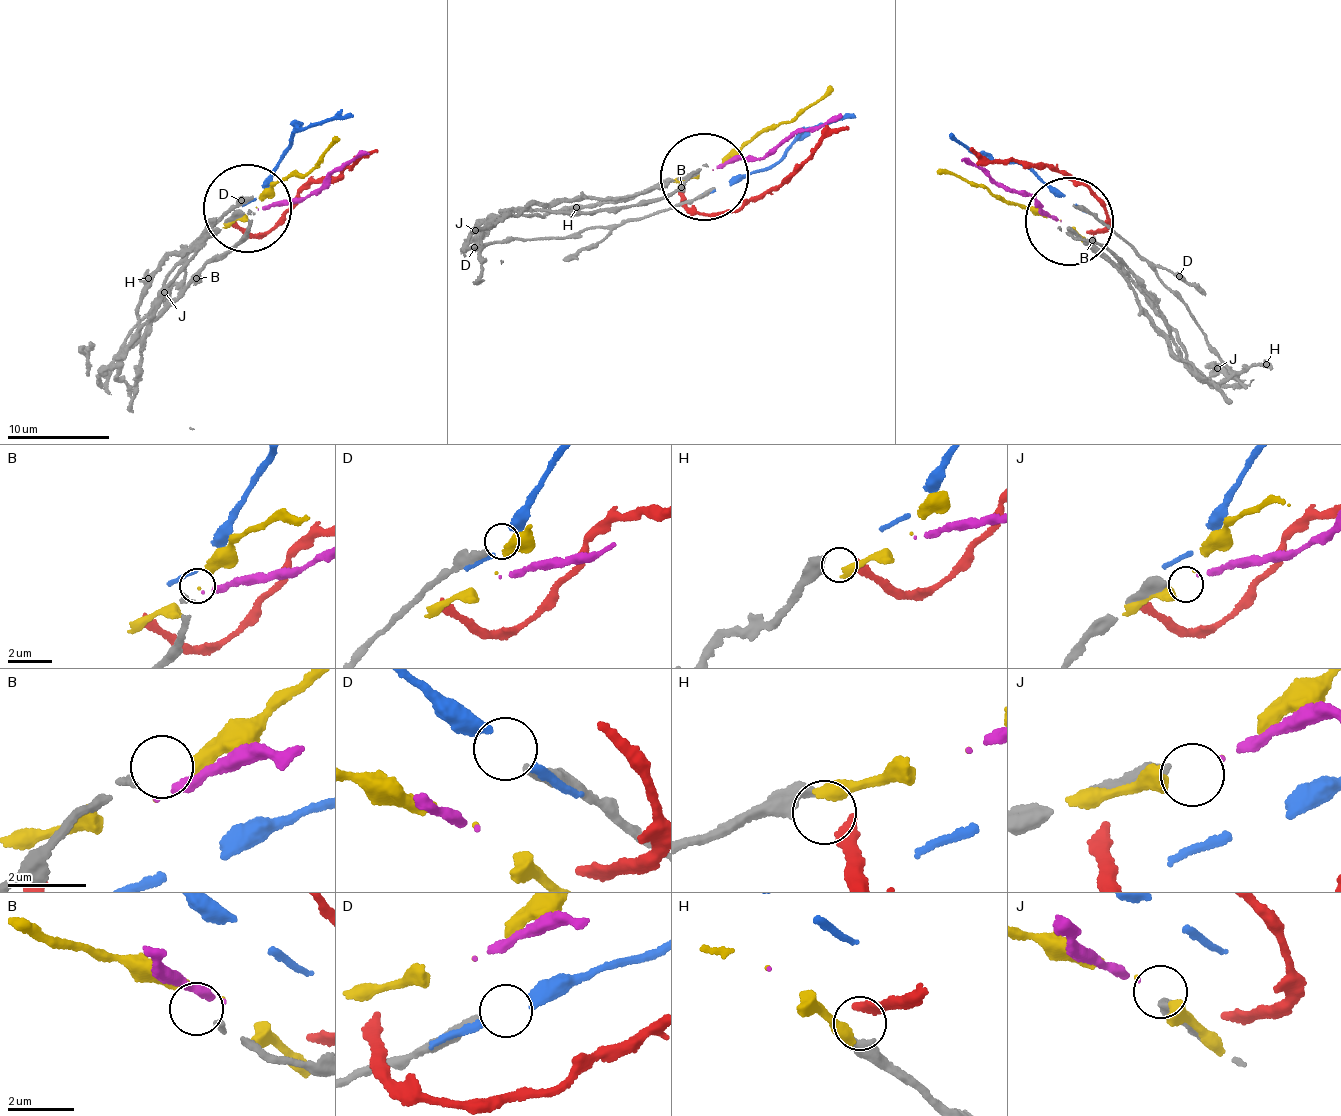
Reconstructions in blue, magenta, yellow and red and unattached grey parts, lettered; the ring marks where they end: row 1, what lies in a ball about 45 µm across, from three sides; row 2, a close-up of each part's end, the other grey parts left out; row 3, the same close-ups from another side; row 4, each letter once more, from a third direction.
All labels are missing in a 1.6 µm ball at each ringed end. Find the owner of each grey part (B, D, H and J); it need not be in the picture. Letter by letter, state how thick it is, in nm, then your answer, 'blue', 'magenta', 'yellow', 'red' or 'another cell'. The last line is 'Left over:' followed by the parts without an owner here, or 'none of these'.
B: calibre 150 nm; another cell
D: calibre 260 nm; another cell
H: calibre 360 nm; red
J: calibre 400 nm; magenta
Left over: B, D

